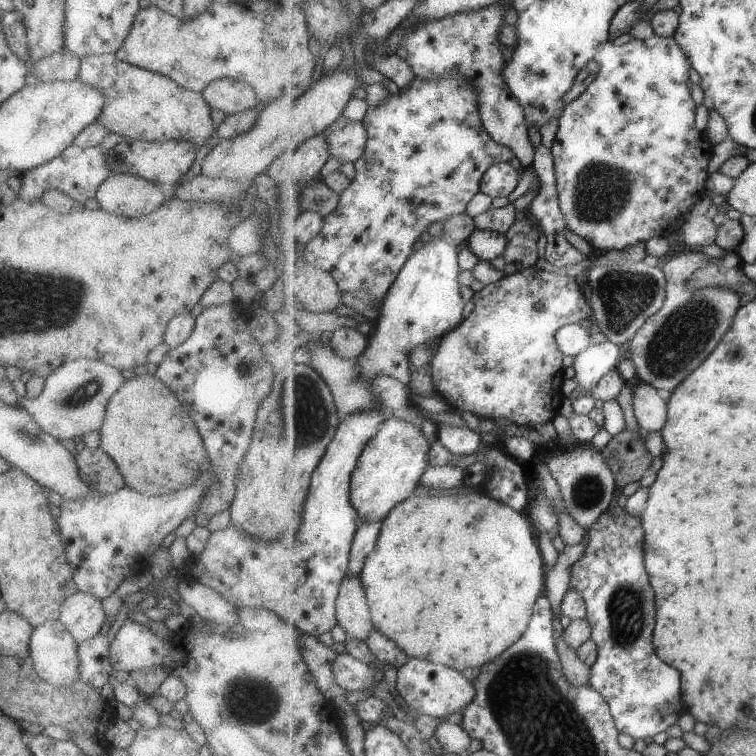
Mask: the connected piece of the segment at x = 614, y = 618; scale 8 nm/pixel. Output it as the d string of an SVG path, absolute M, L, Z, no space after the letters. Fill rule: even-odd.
M616 504L607 508L599 520L589 526L583 542L587 544L582 556L572 566L571 587L579 590L585 598L587 618L593 626L592 639L599 648L599 660L592 666L590 684L597 688L609 702L616 728L619 732L631 736L634 740L647 740L659 732L669 730L685 713L681 692L681 672L671 668L655 652L653 630L655 630L655 592L649 582L649 572L645 568L645 550L643 550L643 518L630 516L625 506Z

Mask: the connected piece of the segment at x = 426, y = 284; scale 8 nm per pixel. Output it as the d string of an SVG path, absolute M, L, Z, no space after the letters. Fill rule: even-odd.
M465 211L463 214L457 214L449 220L445 220L445 222L442 222L442 226L442 234L434 236L430 243L425 243L405 263L396 282L393 283L384 299L375 334L368 338L367 350L357 358L357 368L359 368L365 382L371 383L378 374L384 374L398 379L407 390L415 392L413 386L411 386L411 371L413 369L409 360L411 350L417 345L426 345L429 340L441 339L442 336L455 330L463 322L463 308L465 308L466 302L463 302L463 298L459 294L461 284L457 280L461 272L461 269L459 269L459 251L477 229L475 217Z

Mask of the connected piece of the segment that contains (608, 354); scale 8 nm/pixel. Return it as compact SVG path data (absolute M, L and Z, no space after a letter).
M609 340L601 344L591 344L585 348L573 362L575 376L564 382L565 396L576 390L585 390L583 395L589 394L589 391L599 384L607 372L618 368L621 356L623 356L623 348Z

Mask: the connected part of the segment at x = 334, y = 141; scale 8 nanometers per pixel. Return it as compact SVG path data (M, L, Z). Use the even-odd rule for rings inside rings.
M343 115L337 118L323 134L327 136L331 156L343 163L355 163L359 160L369 142L367 128L363 126L363 123L347 120Z

